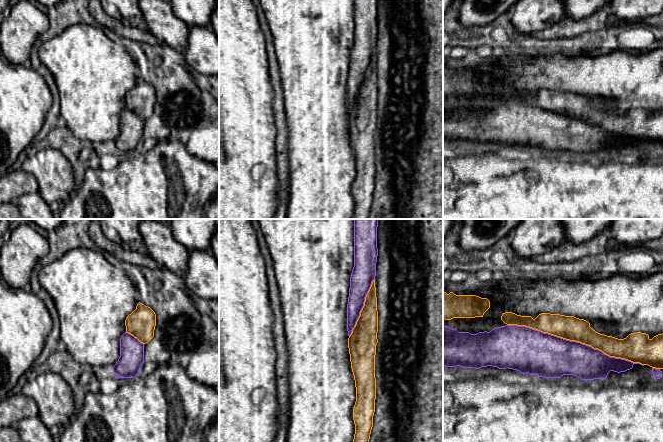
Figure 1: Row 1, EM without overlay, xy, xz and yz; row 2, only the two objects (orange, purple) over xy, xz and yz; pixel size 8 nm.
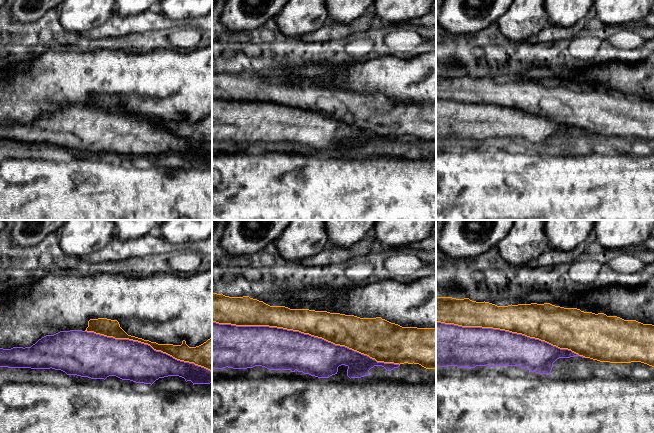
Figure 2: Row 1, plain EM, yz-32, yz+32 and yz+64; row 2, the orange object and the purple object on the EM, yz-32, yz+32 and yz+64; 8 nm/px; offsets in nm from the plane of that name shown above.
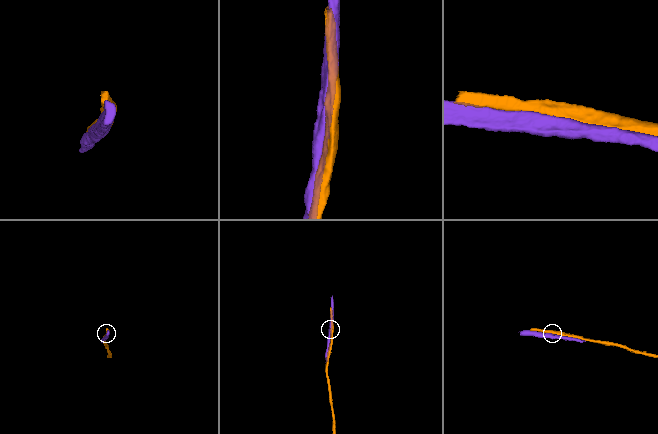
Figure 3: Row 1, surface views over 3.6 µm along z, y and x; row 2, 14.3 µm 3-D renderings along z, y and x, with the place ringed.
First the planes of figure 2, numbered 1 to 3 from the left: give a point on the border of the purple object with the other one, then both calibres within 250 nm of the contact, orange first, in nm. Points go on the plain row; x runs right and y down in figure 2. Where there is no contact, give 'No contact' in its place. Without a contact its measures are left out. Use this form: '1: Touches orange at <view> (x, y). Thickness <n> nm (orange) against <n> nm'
1: Touches orange at yz-32 (148, 120). Thickness 120 nm (orange) against 320 nm
2: Touches orange at yz+32 (306, 109). Thickness 240 nm (orange) against 340 nm
3: Touches orange at yz+64 (511, 107). Thickness 280 nm (orange) against 300 nm

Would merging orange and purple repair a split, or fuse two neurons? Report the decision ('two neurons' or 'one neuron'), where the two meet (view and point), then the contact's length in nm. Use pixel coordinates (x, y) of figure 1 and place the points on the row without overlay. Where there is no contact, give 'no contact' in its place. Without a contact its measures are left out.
two neurons | yz (575, 116) | 1150 nm

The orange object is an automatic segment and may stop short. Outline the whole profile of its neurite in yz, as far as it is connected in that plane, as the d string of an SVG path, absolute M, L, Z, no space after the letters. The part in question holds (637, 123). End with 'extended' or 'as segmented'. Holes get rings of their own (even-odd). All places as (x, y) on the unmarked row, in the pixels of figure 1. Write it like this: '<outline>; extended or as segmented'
M505 88L501 96L507 101L526 102L566 116L580 118L610 133L663 145L663 109L650 115L648 110L636 108L624 115L618 115L596 108L584 95L550 89L541 89L533 95L531 92Z; as segmented

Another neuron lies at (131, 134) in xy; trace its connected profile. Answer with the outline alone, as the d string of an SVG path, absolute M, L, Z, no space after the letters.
M125 108L120 114L120 133L111 144L118 154L134 154L144 138L144 120Z

